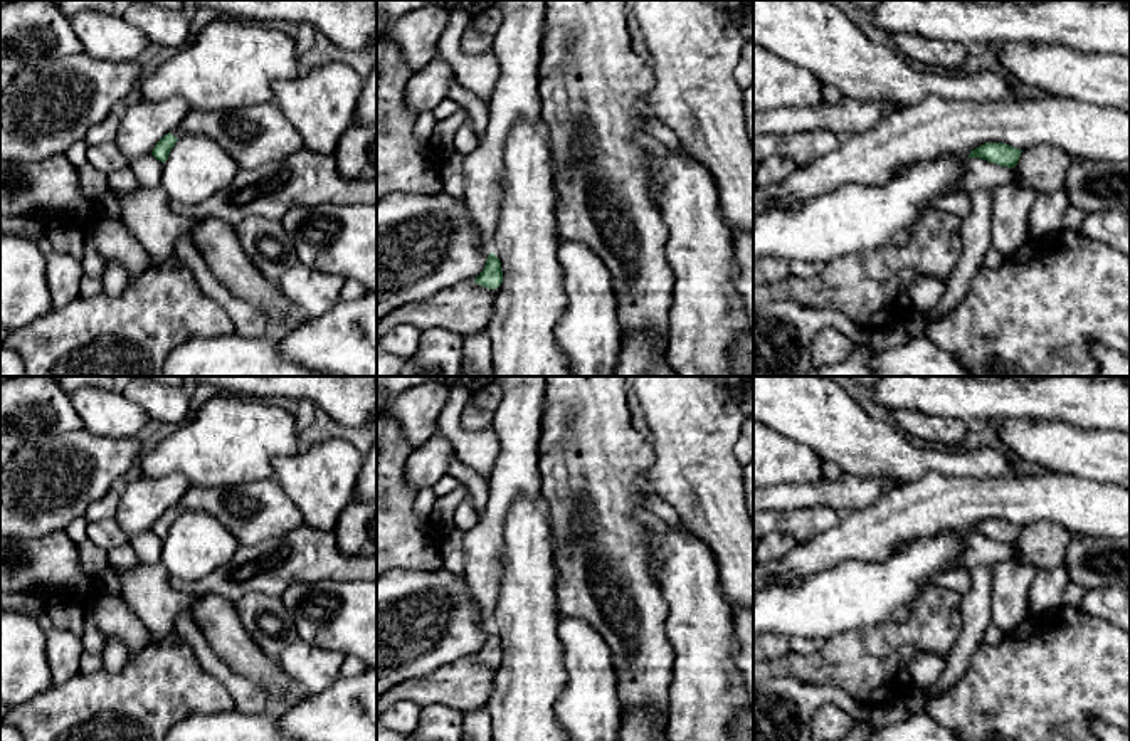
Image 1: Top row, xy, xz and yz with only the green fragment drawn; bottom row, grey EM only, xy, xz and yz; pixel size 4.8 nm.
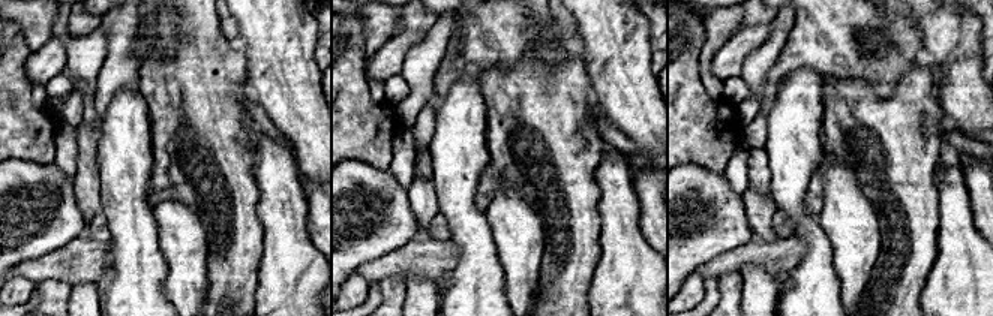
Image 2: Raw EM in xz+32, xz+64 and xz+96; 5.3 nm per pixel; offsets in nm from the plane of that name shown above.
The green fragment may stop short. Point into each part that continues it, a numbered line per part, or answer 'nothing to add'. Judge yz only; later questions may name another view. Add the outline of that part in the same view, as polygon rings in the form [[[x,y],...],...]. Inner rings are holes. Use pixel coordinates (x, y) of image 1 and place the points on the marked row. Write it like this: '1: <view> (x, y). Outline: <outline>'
nothing to add

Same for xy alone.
1: xy (253, 136). Outline: [[[274,102],[232,111],[190,109],[172,134],[177,139],[185,134],[205,134],[217,141],[240,170],[281,161],[304,146]]]

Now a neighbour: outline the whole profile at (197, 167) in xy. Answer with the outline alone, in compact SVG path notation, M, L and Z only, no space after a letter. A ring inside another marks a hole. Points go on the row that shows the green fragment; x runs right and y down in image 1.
M185 134L163 163L161 188L170 200L198 205L229 187L239 171L217 141L205 134Z

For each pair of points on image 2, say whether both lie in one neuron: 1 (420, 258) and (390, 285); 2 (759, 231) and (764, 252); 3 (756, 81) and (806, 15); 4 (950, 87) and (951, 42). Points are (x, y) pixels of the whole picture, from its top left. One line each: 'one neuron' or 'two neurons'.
1: two neurons
2: two neurons
3: two neurons
4: one neuron

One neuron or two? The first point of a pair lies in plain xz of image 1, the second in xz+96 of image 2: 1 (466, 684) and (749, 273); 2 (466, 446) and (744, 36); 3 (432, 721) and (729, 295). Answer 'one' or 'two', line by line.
1: two
2: two
3: one

